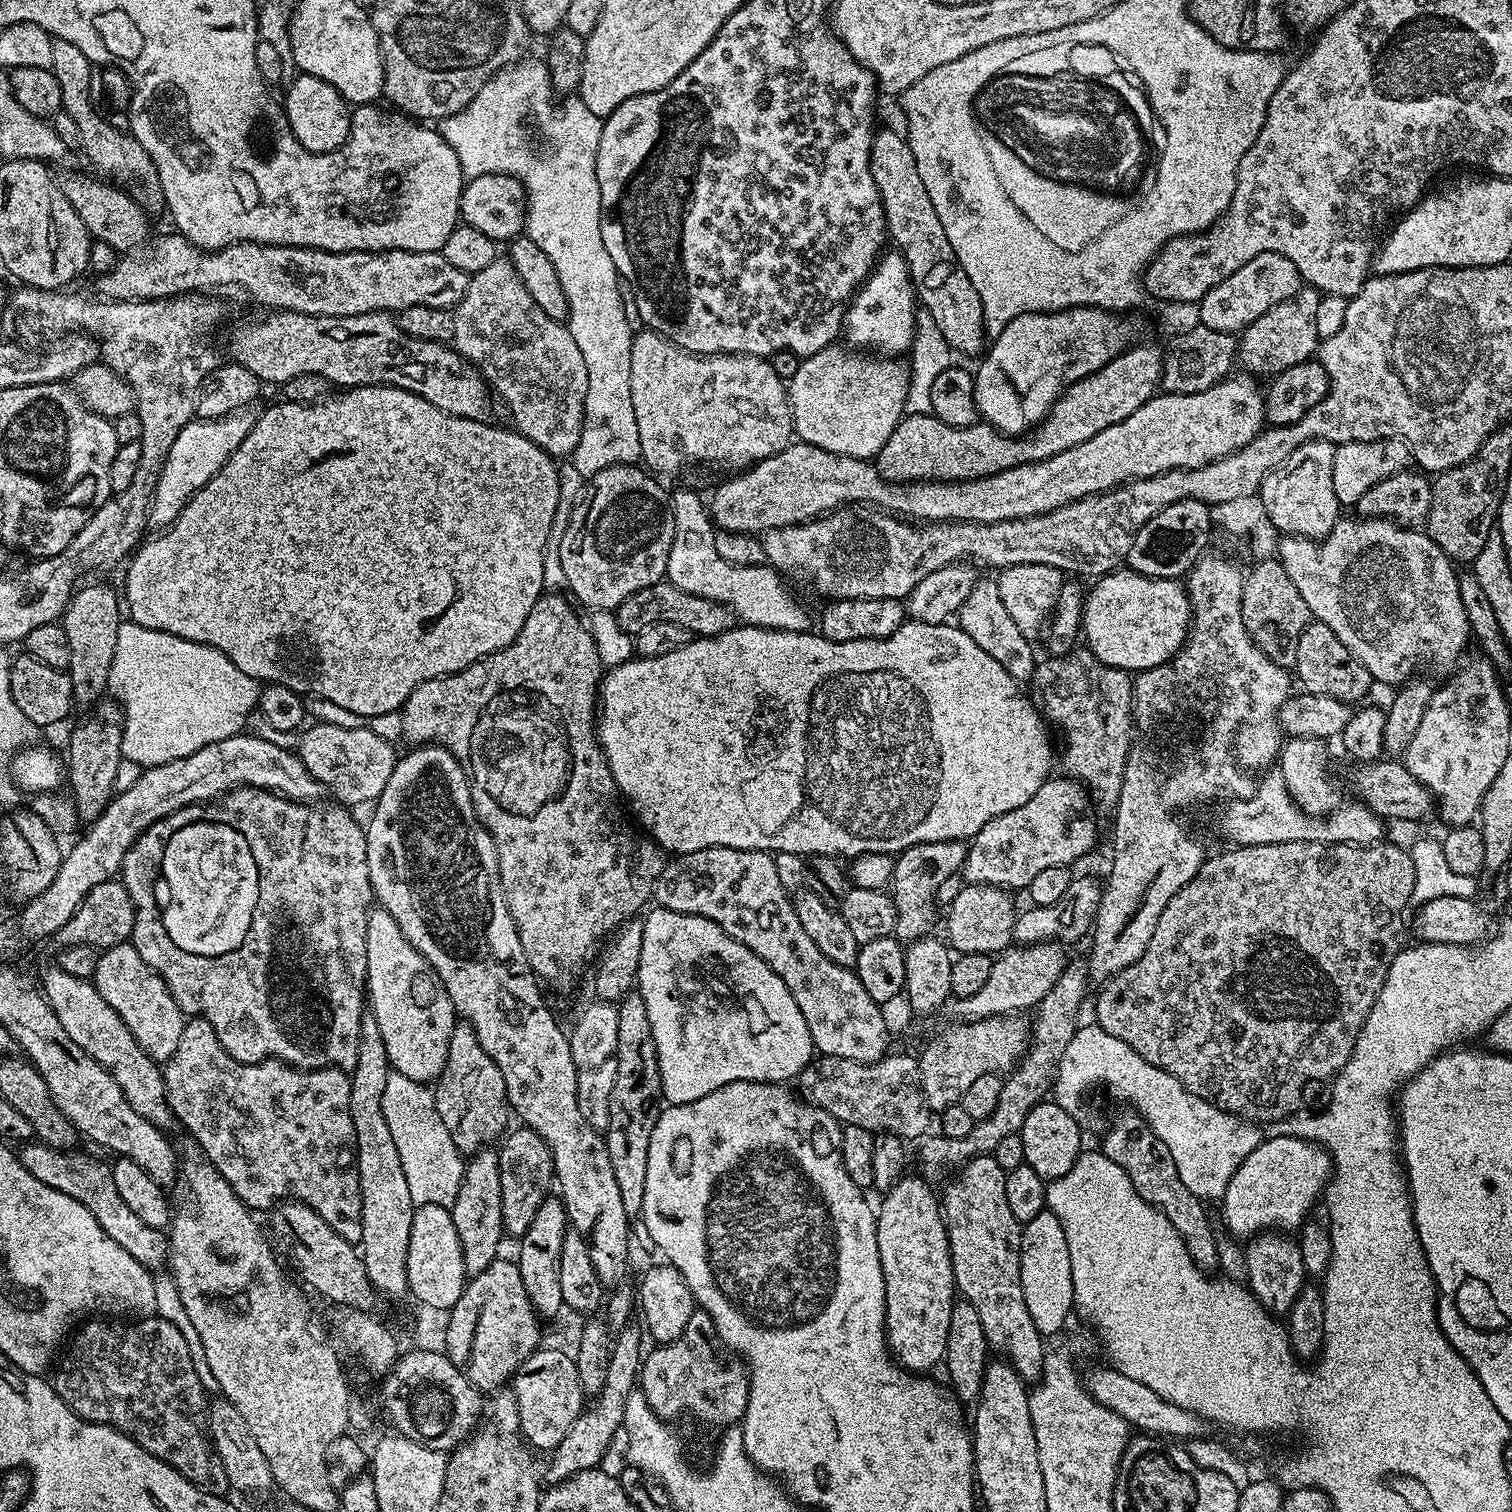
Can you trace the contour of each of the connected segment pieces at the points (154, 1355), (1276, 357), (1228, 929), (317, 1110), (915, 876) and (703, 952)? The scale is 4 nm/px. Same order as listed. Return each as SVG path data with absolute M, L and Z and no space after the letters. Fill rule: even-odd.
M157 1314L135 1322L112 1322L116 1324L107 1324L107 1319L104 1318L89 1319L71 1337L72 1345L70 1340L68 1353L56 1372L54 1387L62 1402L66 1402L74 1414L95 1424L118 1429L138 1442L142 1450L154 1454L154 1458L174 1466L178 1474L182 1474L203 1492L210 1496L224 1496L230 1485L226 1469L222 1466L222 1458L218 1458L216 1447L212 1445L212 1436L208 1433L209 1401L204 1400L204 1384L200 1381L201 1369L197 1357L196 1360L192 1357L192 1348L188 1345L183 1330L178 1325L163 1320L162 1316Z
M1311 286L1301 287L1299 294L1266 310L1249 328L1238 336L1238 364L1249 377L1271 378L1298 362L1306 362L1317 355L1322 343L1322 331L1316 319L1320 316L1321 293Z
M1299 840L1298 842L1263 844L1262 846L1232 846L1229 847L1229 852L1224 852L1221 856L1209 855L1205 859L1204 865L1198 870L1198 874L1194 874L1194 878L1190 882L1186 882L1186 886L1182 886L1182 890L1178 890L1178 894L1174 894L1174 898L1170 898L1170 902L1166 902L1166 910L1162 910L1162 918L1158 918L1158 926L1154 926L1154 938L1150 938L1150 946L1146 946L1142 958L1138 958L1138 962L1134 962L1126 970L1122 970L1117 976L1111 976L1109 980L1103 981L1101 988L1104 989L1096 996L1095 1023L1099 1024L1102 1030L1106 1030L1106 1034L1110 1034L1114 1038L1122 1038L1122 1042L1126 1042L1126 1046L1130 1046L1142 1058L1146 1058L1146 1062L1150 1062L1154 1066L1166 1070L1174 1078L1178 1078L1178 1082L1182 1082L1194 1094L1198 1094L1198 1098L1212 1101L1213 1104L1224 1112L1231 1112L1233 1115L1239 1116L1243 1121L1261 1122L1260 1120L1268 1120L1273 1116L1273 1121L1279 1122L1288 1119L1289 1116L1303 1113L1307 1109L1304 1107L1319 1094L1320 1084L1325 1083L1324 1085L1327 1085L1335 1077L1336 1073L1342 1070L1342 1066L1346 1066L1346 1062L1356 1045L1358 1034L1362 1030L1362 1026L1366 1022L1366 1018L1380 993L1382 982L1386 980L1390 962L1394 962L1394 958L1401 950L1401 945L1399 943L1396 944L1395 938L1384 936L1384 931L1395 922L1396 915L1407 904L1410 904L1412 900L1412 891L1414 890L1414 862L1412 861L1411 851L1407 847L1399 848L1396 844L1388 843L1381 842L1365 845L1319 844L1318 842L1310 842L1309 840Z
M192 1018L187 1021L182 1030L182 1038L178 1042L178 1050L166 1061L162 1068L164 1074L164 1097L172 1108L172 1115L194 1139L200 1143L200 1148L208 1163L213 1164L226 1178L226 1182L234 1190L237 1198L250 1210L256 1208L271 1209L277 1202L283 1202L289 1198L299 1200L301 1204L310 1206L319 1214L328 1225L346 1242L359 1245L362 1238L362 1194L358 1186L358 1170L356 1169L356 1135L354 1134L354 1122L350 1118L350 1082L351 1075L341 1068L293 1068L291 1064L284 1064L280 1060L263 1060L261 1064L243 1064L230 1054L218 1042L214 1034L214 1026L203 1018Z
M962 840L915 844L905 848L895 857L890 895L896 907L895 937L901 942L911 942L929 935L936 920L936 891L950 875L959 873L968 857L968 844Z
M653 907L649 916L643 917L642 958L638 962L638 974L635 987L640 993L642 1002L646 1002L646 1018L650 1018L650 1030L654 1034L654 1046L658 1054L658 1070L660 1071L660 1094L668 1104L685 1104L698 1102L698 1098L706 1098L714 1090L726 1086L730 1082L762 1082L763 1084L782 1084L792 1082L806 1065L813 1063L814 1049L810 1030L806 1026L806 1018L802 1018L802 1010L798 1010L798 1002L794 1002L794 994L786 990L786 982L754 954L742 942L730 938L718 922L710 922L710 918L702 918L694 914L682 914L669 908Z

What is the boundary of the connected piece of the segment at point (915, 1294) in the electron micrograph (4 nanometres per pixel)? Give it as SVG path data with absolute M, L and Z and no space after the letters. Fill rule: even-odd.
M905 1175L892 1187L889 1192L883 1193L884 1200L878 1204L878 1215L876 1218L876 1237L878 1238L878 1258L882 1262L882 1278L884 1279L884 1293L886 1294L886 1314L884 1315L884 1330L888 1338L888 1347L897 1364L902 1368L907 1368L913 1374L931 1373L931 1368L936 1363L945 1359L944 1351L946 1350L946 1334L950 1330L950 1310L954 1301L957 1299L956 1279L952 1273L952 1255L950 1254L950 1246L948 1245L948 1226L944 1222L942 1215L941 1201L932 1194L932 1187L927 1179L921 1178L919 1175Z

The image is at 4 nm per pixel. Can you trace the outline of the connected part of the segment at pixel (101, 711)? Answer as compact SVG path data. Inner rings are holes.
M105 698L85 716L88 717L73 730L72 737L68 740L66 782L72 786L70 800L77 817L81 821L91 822L106 810L114 795L112 787L120 776L120 764L124 760L124 710L116 700Z

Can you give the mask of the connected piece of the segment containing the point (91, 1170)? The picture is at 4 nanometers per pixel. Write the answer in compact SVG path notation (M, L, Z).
M28 1142L19 1149L18 1155L22 1166L38 1178L46 1186L54 1186L62 1190L62 1194L70 1194L74 1202L82 1202L90 1214L102 1226L130 1258L134 1258L143 1268L157 1270L164 1268L168 1258L168 1236L161 1229L146 1226L126 1202L122 1202L122 1194L118 1194L118 1186L114 1186L114 1174L112 1173L112 1164L106 1162L103 1164L96 1156L87 1156L81 1150L65 1150L63 1148L47 1148L45 1144L39 1142Z

